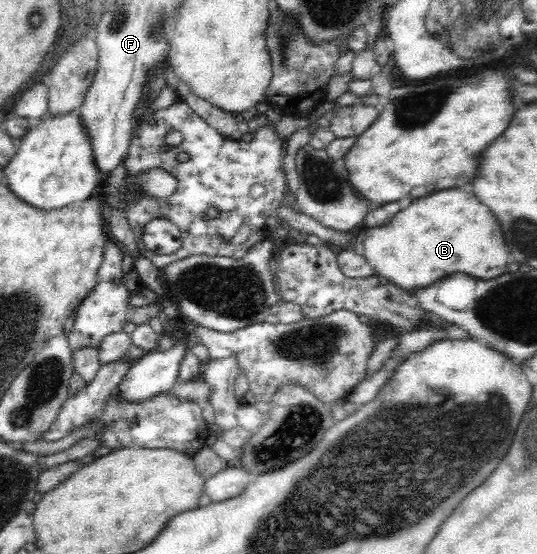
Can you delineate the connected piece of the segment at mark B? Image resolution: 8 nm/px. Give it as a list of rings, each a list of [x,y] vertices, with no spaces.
[[[439,190],[436,194],[412,202],[410,208],[398,212],[390,222],[367,227],[362,231],[360,248],[360,253],[373,268],[374,274],[387,278],[396,286],[412,293],[422,291],[454,272],[466,272],[482,280],[496,278],[506,272],[508,264],[508,250],[492,214],[472,194],[458,190]]]

